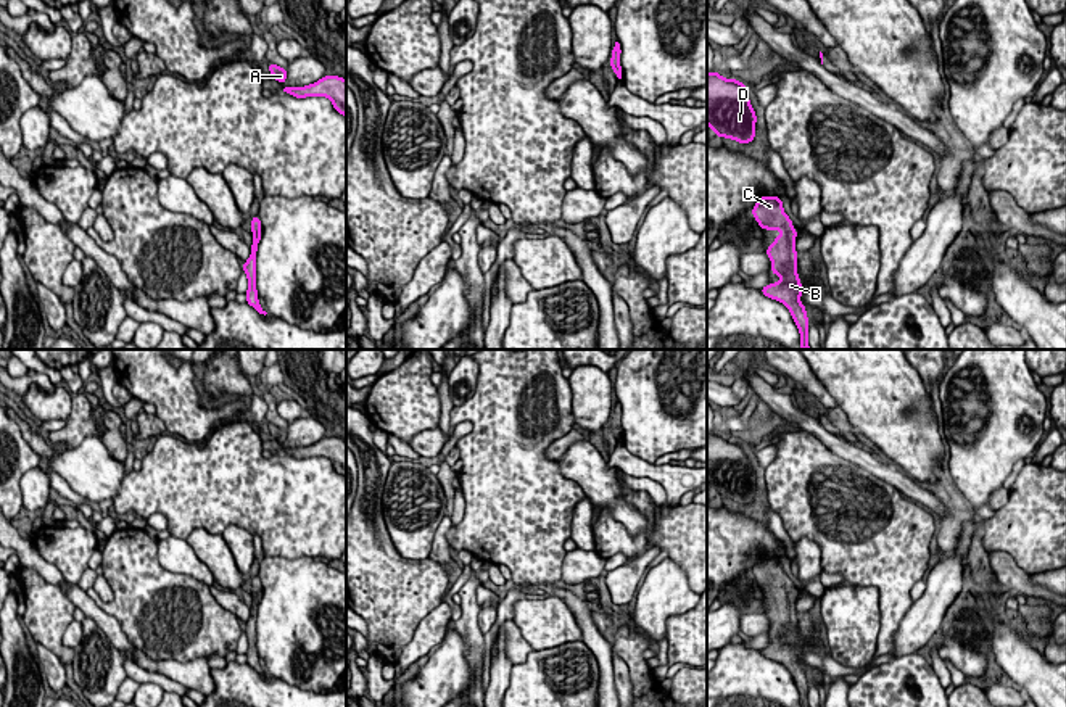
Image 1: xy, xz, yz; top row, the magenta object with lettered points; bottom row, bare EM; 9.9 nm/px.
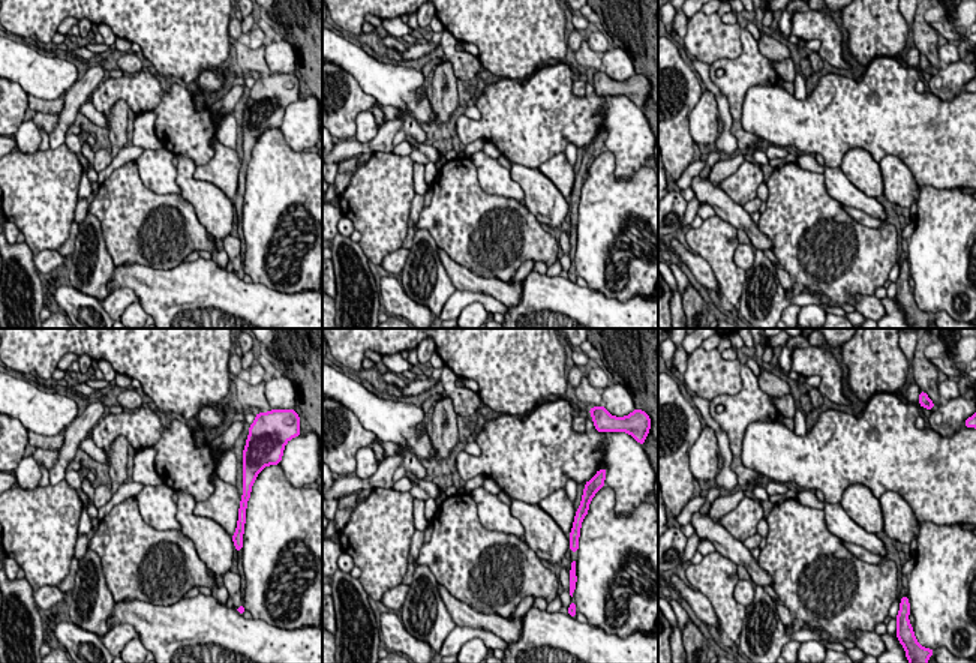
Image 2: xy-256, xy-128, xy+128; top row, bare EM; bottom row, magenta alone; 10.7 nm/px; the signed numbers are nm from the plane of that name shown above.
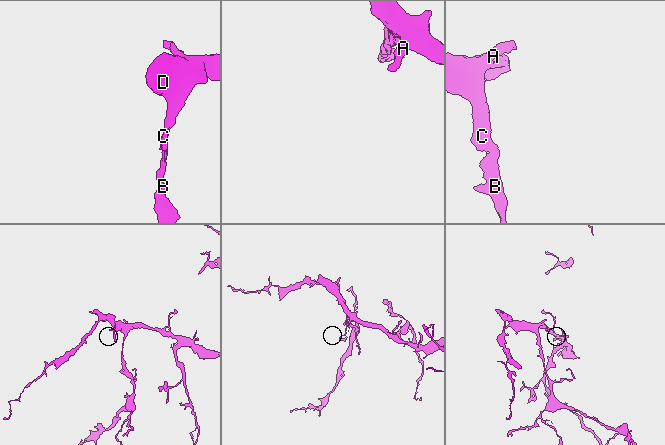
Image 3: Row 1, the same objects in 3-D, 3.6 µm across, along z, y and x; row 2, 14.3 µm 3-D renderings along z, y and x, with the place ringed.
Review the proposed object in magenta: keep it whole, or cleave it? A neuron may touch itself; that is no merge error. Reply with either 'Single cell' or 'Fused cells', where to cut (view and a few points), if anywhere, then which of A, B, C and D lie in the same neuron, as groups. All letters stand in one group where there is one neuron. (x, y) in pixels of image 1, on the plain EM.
Single cell. No split. Groups: A B C D

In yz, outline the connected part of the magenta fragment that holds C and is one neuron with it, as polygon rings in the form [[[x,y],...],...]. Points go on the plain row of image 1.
[[[762,556],[752,568],[752,577],[758,583],[760,589],[783,593],[766,609],[766,615],[771,620],[771,635],[778,635],[781,641],[768,644],[760,652],[771,660],[781,662],[789,670],[800,694],[800,707],[808,707],[810,683],[807,680],[805,665],[799,662],[804,654],[797,636],[797,591],[784,573],[779,557]]]

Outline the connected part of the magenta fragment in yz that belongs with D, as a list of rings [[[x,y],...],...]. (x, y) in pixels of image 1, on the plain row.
[[[707,433],[707,485],[721,499],[750,504],[755,498],[757,477],[749,462],[747,446]]]

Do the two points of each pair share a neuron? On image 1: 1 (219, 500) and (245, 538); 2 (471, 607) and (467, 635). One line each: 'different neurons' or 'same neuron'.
1: different neurons
2: same neuron

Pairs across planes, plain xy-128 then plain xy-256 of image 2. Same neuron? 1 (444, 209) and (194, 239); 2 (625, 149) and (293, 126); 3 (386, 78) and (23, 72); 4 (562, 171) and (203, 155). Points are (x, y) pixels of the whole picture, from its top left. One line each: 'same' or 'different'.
1: same
2: same
3: same
4: different

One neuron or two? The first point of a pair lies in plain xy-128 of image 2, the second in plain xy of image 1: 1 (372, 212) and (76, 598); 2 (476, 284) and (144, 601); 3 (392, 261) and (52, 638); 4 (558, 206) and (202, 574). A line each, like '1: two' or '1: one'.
1: two
2: two
3: two
4: two

